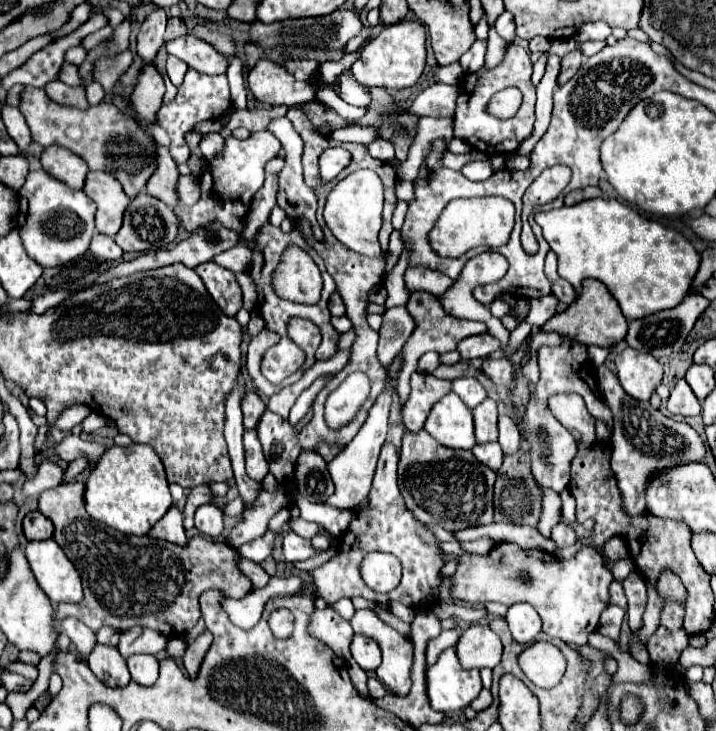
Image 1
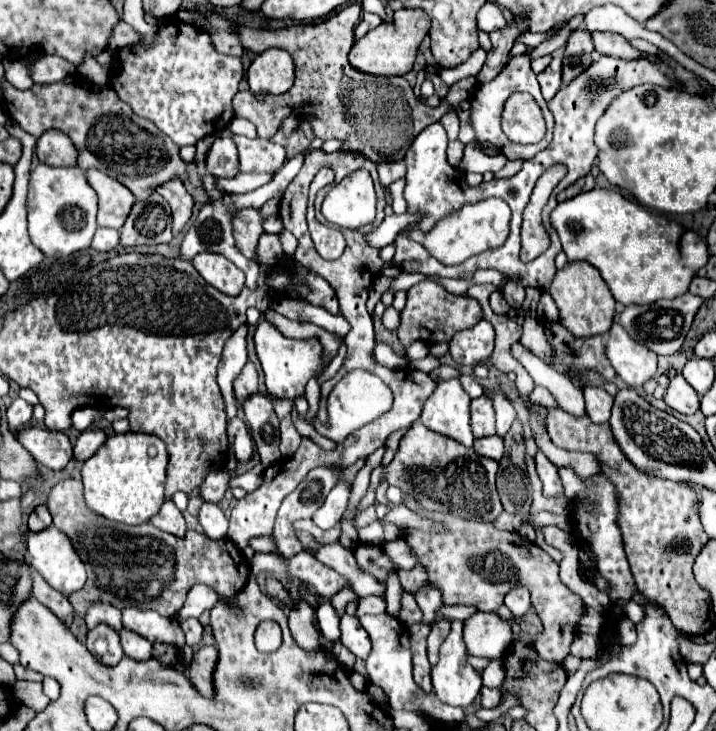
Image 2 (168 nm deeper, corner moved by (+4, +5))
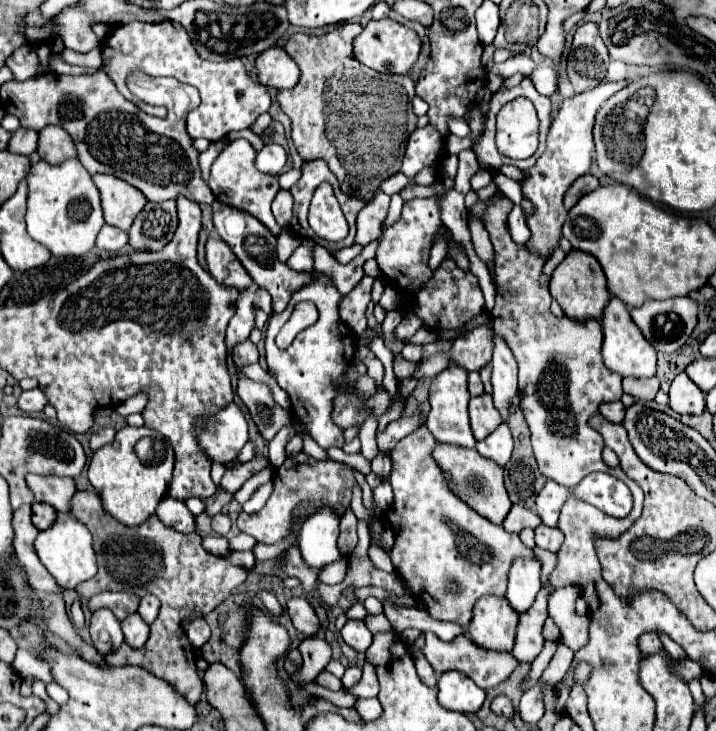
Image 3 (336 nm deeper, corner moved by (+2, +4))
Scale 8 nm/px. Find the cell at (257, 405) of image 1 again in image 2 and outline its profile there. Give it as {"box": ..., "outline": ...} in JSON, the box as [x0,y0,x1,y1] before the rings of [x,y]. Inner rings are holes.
{"box":[234,362,258,404],"outline":[[[248,362],[242,370],[242,374],[236,378],[234,392],[236,392],[236,400],[240,404],[244,404],[246,398],[250,398],[252,394],[258,392],[258,374],[256,374],[256,368],[252,362]]]}

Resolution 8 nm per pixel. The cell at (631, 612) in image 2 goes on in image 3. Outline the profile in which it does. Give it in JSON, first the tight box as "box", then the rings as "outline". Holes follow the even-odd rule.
{"box":[660,635,686,661],"outline":[[[660,635],[660,639],[662,639],[662,643],[664,643],[664,649],[676,659],[676,661],[682,661],[683,659],[686,658],[686,653],[684,653],[684,649],[678,645],[678,643],[674,643],[668,635]]]}

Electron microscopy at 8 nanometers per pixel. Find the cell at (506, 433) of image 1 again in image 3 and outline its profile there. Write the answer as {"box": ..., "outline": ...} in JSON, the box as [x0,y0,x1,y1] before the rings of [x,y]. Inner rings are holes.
{"box":[492,333,518,419],"outline":[[[494,333],[494,349],[492,349],[492,385],[494,385],[494,403],[502,413],[502,419],[508,419],[510,397],[518,391],[518,377],[516,377],[516,359],[506,345],[506,341]]]}

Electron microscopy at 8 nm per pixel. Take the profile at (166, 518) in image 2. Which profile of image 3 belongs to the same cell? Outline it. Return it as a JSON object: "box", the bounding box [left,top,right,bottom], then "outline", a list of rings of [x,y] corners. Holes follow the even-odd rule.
{"box":[156,497,196,533],"outline":[[[164,497],[156,509],[156,515],[160,521],[164,521],[168,527],[174,527],[180,533],[192,533],[196,529],[194,515],[186,507],[184,501],[176,501],[172,497]]]}

